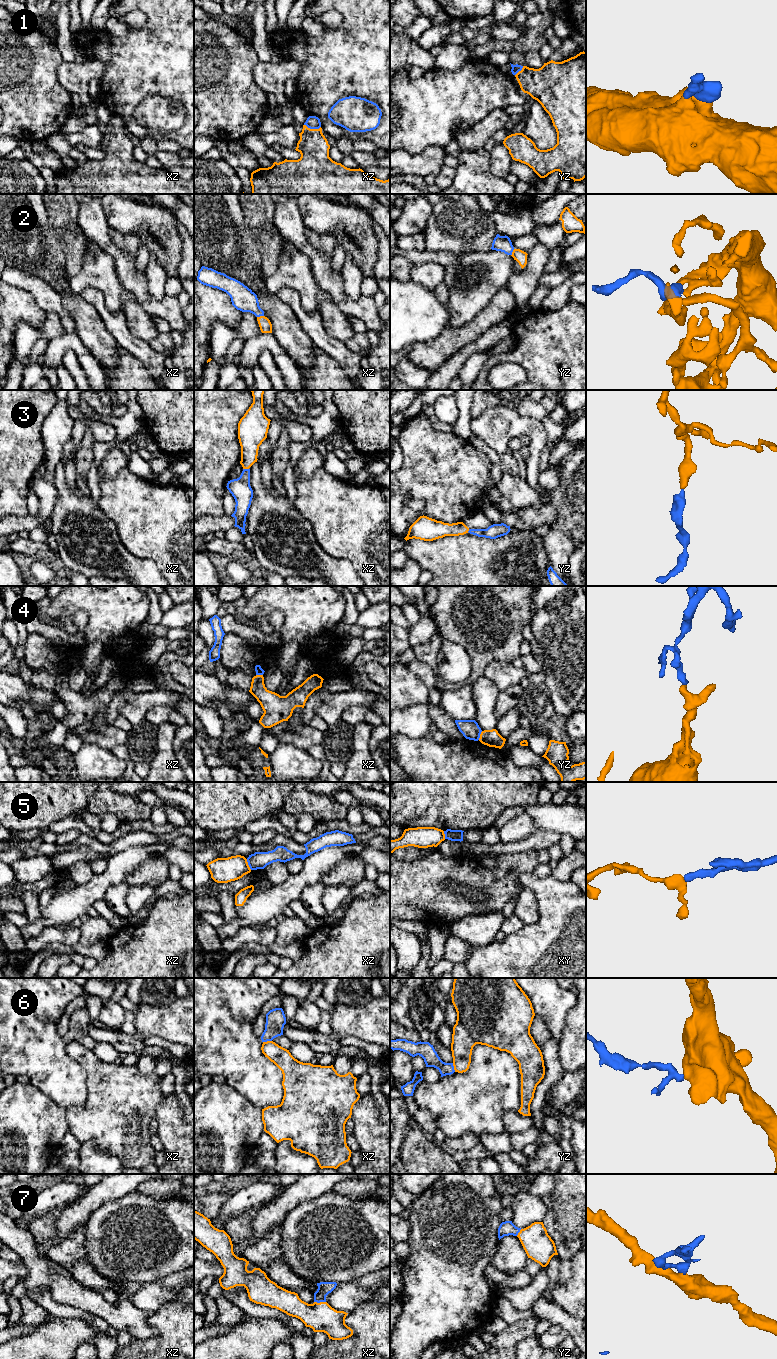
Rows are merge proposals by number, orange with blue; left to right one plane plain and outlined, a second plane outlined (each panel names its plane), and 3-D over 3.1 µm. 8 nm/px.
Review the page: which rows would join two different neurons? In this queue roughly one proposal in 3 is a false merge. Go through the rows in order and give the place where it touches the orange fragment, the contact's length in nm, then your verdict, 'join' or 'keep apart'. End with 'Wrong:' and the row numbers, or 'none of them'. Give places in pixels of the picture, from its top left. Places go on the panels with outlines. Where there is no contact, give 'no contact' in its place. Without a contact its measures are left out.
1: contact xz (312, 129); length 140 nm; join
2: contact xz (260, 316); length 60 nm; join
3: contact xz (246, 468); length 50 nm; join
4: contact yz (480, 735); length 80 nm; keep apart
5: contact xz (247, 864); length 100 nm; keep apart
6: contact xz (267, 1041); length 70 nm; keep apart
7: contact xz (320, 1302); length 100 nm; join
Wrong: 4, 5, 6

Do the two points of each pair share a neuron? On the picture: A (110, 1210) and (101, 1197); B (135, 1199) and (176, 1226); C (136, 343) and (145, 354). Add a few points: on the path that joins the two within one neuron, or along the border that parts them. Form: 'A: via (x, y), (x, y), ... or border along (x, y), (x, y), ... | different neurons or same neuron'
A: border along (127, 1194), (117, 1199), (106, 1201), (88, 1219) | different neurons
B: via (145, 1209), (162, 1226), (166, 1226) | same neuron
C: via (137, 346), (142, 351) | same neuron

